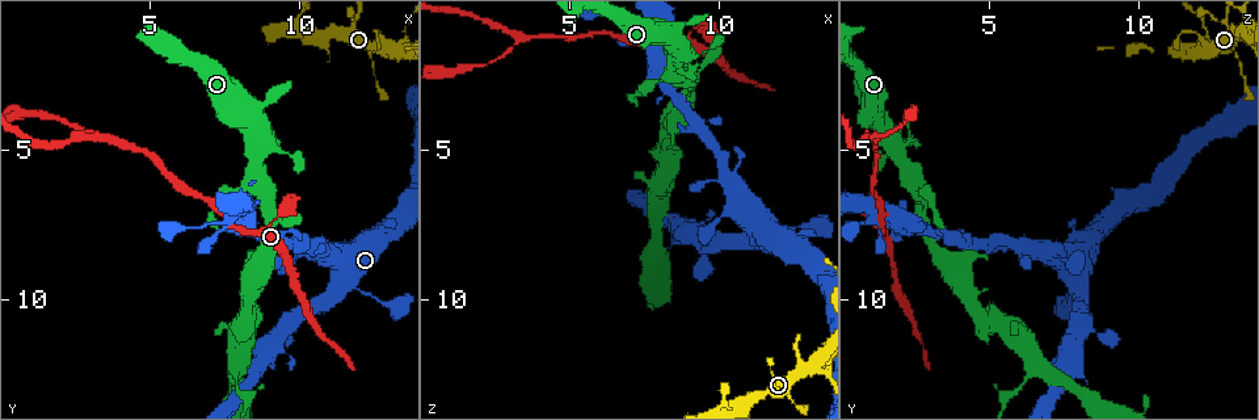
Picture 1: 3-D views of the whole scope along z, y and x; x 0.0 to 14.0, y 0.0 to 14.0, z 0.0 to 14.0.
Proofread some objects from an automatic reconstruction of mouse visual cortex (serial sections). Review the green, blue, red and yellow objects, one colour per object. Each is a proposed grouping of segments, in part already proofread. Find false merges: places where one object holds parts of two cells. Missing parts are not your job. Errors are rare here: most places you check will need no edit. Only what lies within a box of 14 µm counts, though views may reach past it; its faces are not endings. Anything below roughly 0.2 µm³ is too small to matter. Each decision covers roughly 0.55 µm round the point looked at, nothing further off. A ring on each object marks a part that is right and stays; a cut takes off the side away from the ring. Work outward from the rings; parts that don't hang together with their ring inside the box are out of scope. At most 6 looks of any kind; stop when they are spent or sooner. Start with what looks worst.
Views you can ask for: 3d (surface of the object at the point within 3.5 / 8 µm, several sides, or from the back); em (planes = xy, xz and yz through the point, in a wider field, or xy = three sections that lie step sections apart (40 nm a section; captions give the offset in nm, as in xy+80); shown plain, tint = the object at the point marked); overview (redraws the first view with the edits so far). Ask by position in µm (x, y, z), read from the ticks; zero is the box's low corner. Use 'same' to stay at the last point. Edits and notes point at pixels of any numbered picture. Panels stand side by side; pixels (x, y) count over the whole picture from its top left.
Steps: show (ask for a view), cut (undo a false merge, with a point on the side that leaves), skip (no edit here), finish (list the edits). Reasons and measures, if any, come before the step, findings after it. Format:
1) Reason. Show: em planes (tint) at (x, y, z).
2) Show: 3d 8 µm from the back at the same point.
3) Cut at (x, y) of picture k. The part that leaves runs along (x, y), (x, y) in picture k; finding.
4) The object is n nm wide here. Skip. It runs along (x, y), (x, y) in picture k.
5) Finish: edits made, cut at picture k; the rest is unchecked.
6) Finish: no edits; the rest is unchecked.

Three arms meet. Show: em planes (tint) at (3.5, 4.6, 1.3).

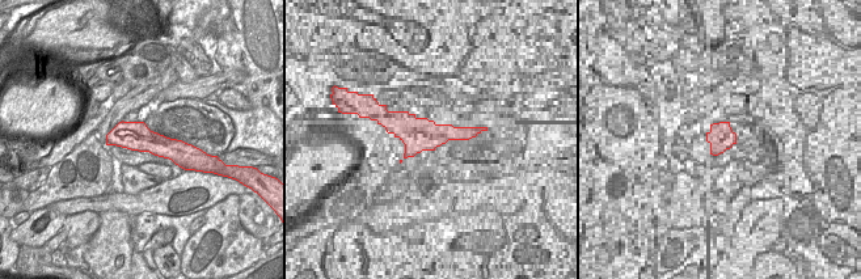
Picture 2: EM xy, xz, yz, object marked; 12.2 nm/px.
Wider look. Show: 3d 3.5 µm at the same point.

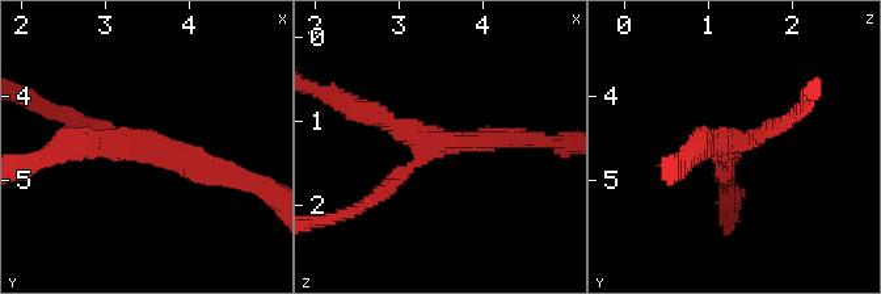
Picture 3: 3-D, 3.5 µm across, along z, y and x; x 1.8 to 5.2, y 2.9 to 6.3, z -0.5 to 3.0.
Skip. It runs along (515, 139), (434, 143), (354, 109) in picture 3; all the same cell.

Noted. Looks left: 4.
Thin arm on a thick one. Show: 3d 3.5 µm at (13.1, 1.6, 12.2).

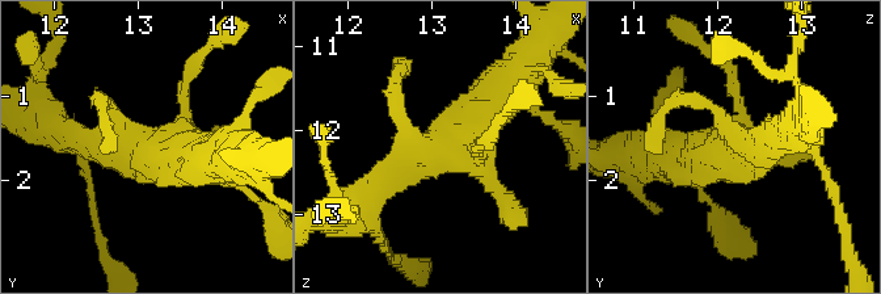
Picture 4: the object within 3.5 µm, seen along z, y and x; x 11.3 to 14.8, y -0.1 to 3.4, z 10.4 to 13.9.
Shape alone is not enough. Show: em xy step 3 (tint) at (13.10, 1.65, 12.15).

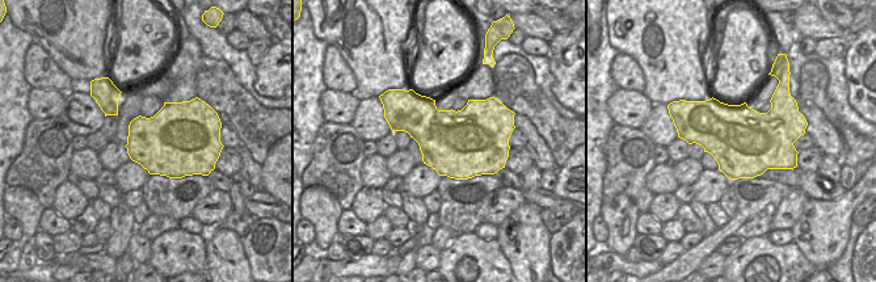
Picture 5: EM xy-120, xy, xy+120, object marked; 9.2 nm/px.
Show: em xy step 1 (tint) at the same point.

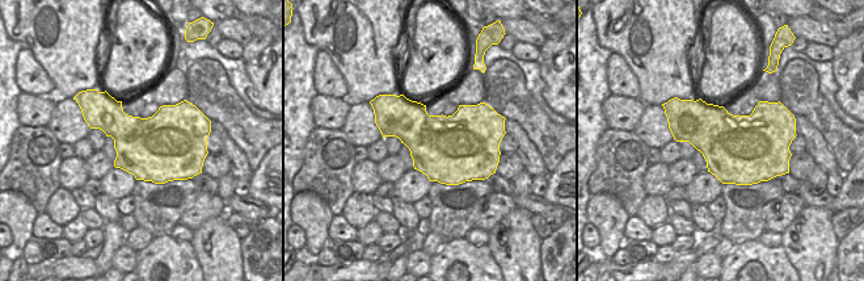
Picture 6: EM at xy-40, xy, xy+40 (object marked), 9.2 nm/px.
The object is 650 nm wide here. Skip. It runs along (370, 192), (471, 138), (511, 91) in picture 4; one cell here.

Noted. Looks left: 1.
Finish: no edits; the rest is unchecked.

